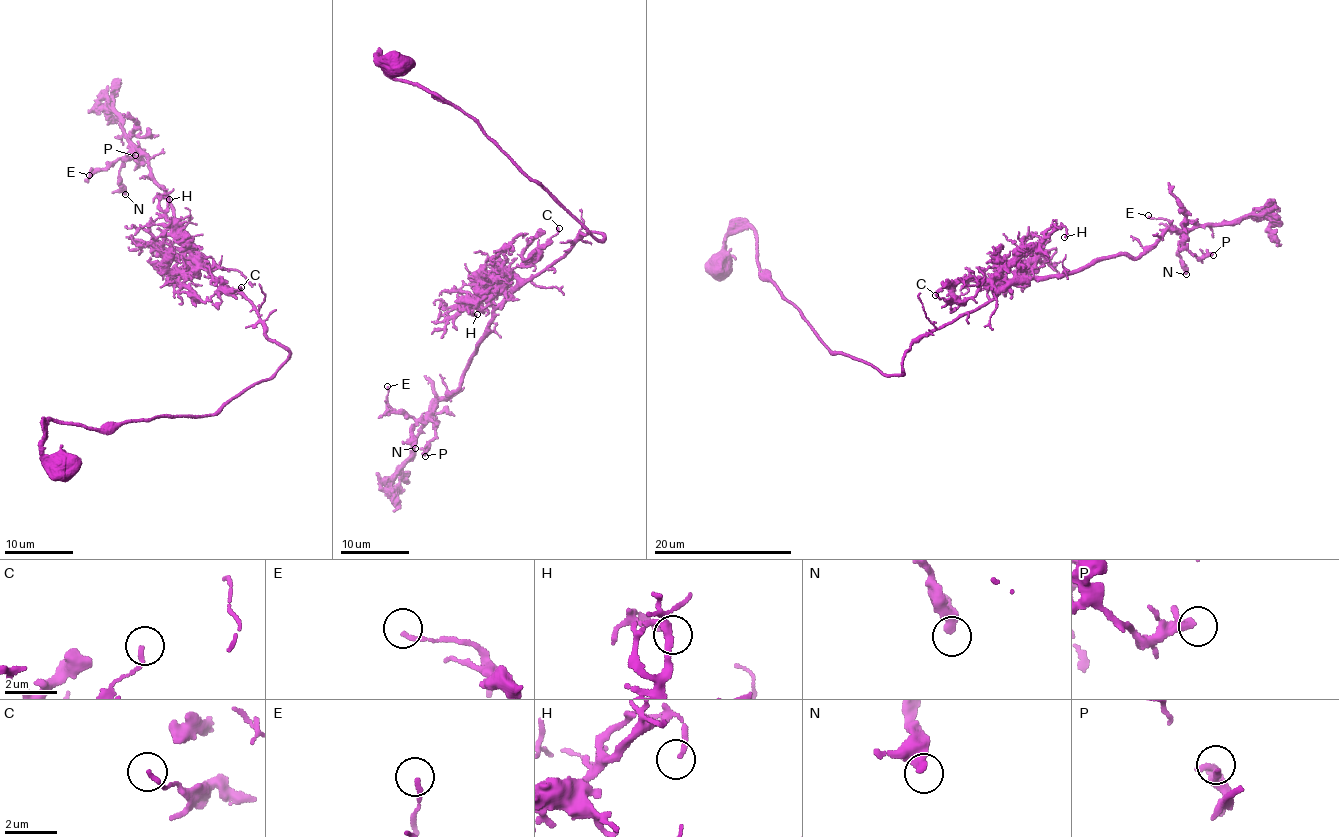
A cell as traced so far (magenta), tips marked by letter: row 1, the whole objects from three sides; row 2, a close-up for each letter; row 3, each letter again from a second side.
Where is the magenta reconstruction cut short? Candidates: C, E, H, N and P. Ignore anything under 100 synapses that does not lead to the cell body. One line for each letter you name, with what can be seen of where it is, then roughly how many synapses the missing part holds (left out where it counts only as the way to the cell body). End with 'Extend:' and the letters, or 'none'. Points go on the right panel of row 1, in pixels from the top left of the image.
Extend: none

